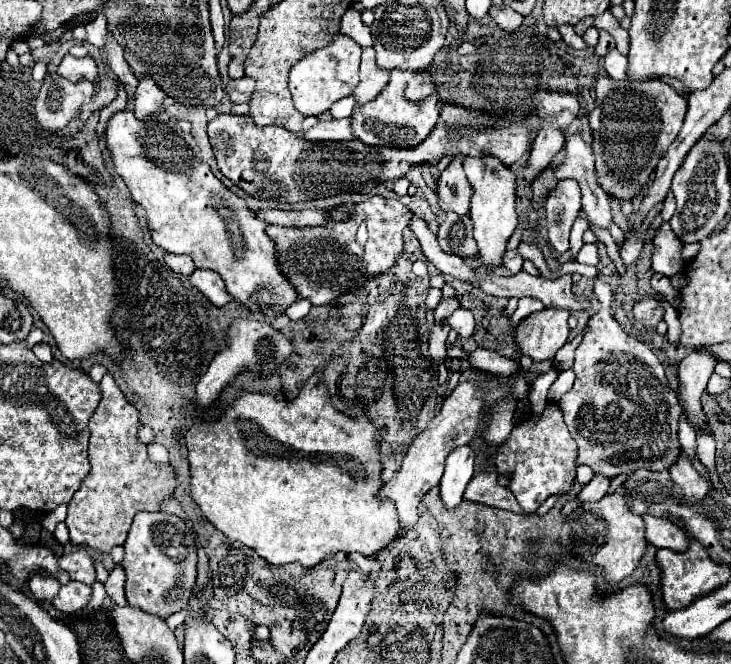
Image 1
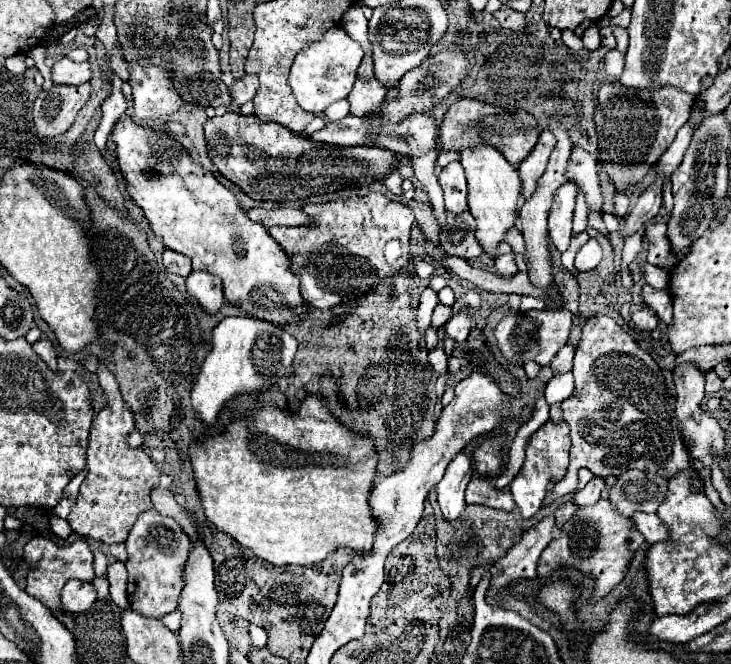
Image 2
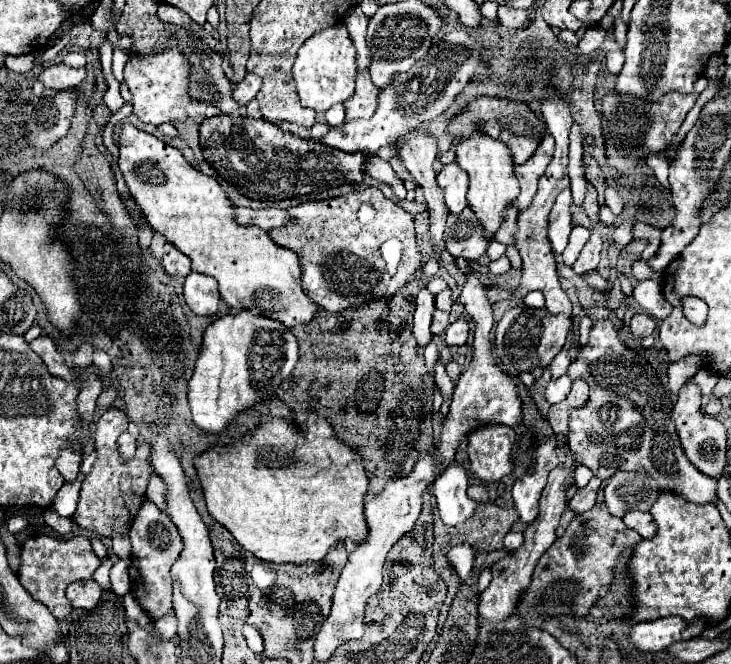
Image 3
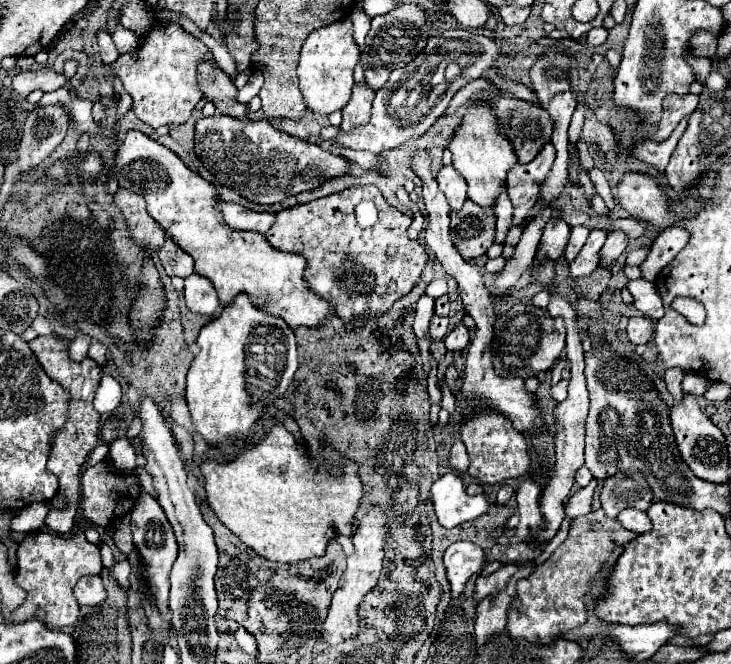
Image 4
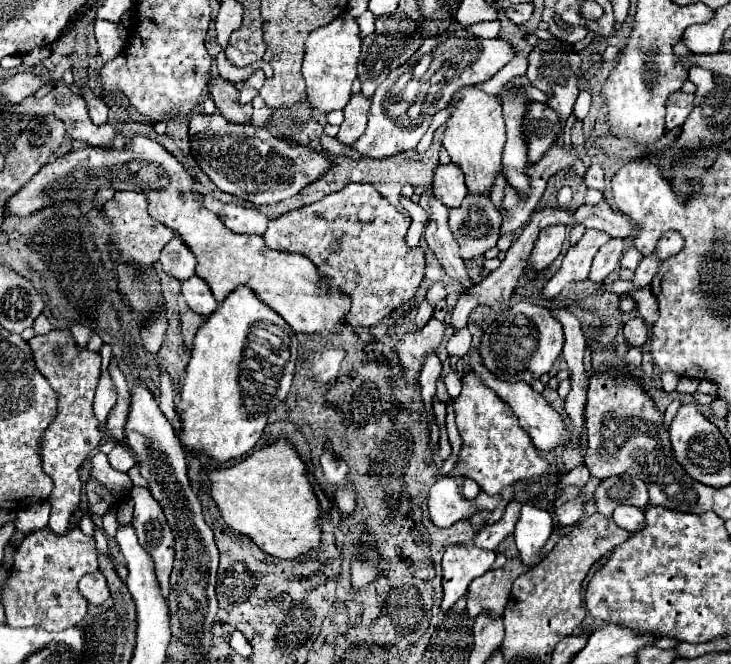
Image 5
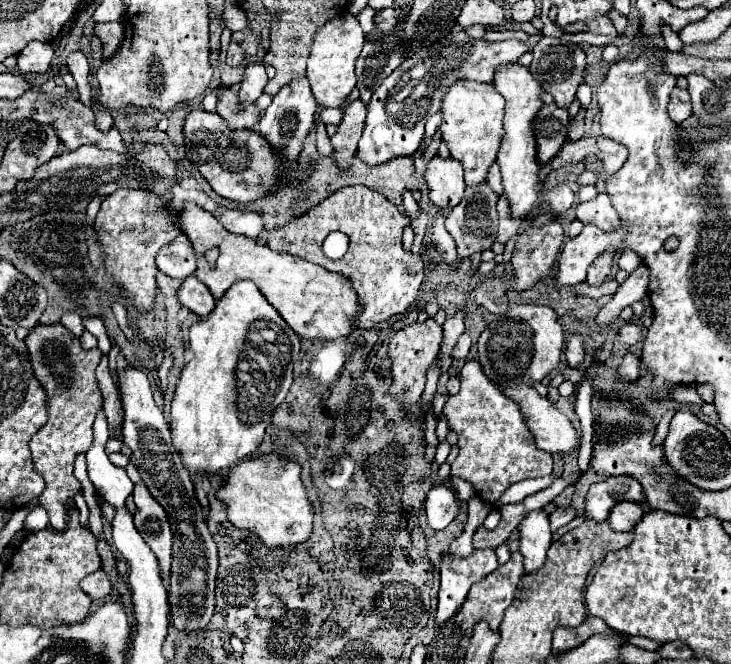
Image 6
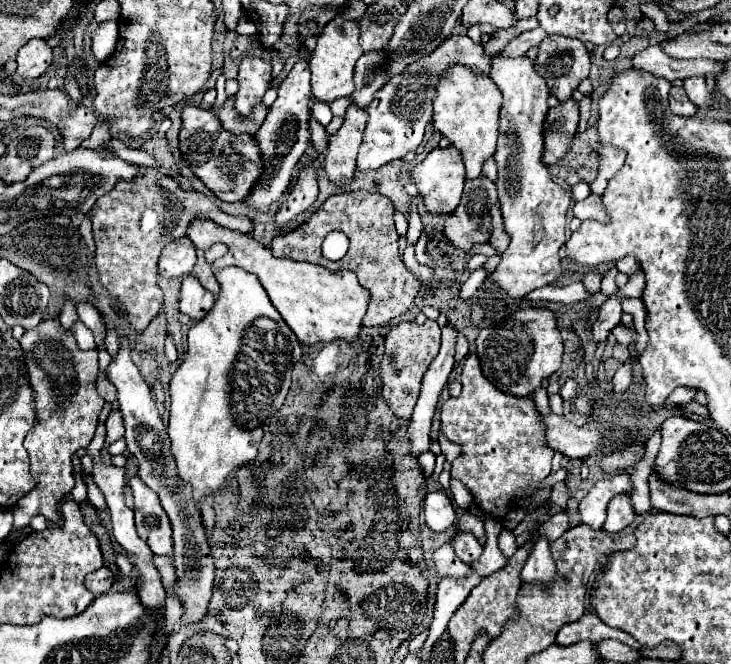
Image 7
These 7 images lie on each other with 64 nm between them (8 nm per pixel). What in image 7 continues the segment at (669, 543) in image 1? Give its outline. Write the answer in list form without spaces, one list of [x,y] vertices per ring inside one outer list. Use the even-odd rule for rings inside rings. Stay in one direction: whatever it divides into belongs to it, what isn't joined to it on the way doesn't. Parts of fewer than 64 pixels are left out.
[[[626,494],[614,496],[608,504],[608,518],[604,522],[604,530],[616,534],[616,532],[624,530],[626,526],[630,526],[634,520],[636,520],[636,516],[634,516],[632,504],[630,504],[630,498]]]

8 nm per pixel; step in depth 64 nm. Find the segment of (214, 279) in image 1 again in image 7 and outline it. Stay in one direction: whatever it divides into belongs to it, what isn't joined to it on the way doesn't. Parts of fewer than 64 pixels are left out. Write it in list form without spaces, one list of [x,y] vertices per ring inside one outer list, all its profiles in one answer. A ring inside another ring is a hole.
[[[186,276],[180,292],[180,312],[192,322],[198,322],[214,306],[214,294],[208,292],[194,276]]]

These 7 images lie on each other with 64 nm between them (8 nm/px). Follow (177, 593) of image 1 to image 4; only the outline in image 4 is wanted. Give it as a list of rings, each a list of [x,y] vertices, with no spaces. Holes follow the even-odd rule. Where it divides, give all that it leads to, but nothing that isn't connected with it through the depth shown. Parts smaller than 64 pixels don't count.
[[[146,490],[140,492],[140,496],[136,498],[136,504],[132,508],[132,540],[136,544],[136,548],[142,554],[142,562],[144,562],[144,576],[148,578],[148,586],[152,588],[152,594],[158,602],[160,612],[168,614],[168,592],[170,592],[170,568],[176,560],[178,554],[178,546],[174,540],[174,532],[170,522],[166,520],[166,514],[162,510],[162,506],[156,502],[156,498],[152,498]]]

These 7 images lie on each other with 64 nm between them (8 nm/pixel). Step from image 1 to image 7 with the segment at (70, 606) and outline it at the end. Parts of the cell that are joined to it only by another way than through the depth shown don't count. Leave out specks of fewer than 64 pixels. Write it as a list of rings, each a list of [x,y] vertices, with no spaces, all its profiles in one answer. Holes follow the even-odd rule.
[[[102,566],[86,576],[86,588],[96,596],[108,592],[112,588],[112,584],[114,584],[114,574],[108,566]]]

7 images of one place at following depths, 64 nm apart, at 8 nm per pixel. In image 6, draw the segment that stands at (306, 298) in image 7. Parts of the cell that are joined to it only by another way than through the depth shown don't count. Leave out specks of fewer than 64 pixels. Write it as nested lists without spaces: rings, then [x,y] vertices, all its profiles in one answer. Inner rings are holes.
[[[186,204],[178,220],[182,232],[194,244],[198,256],[198,268],[194,276],[208,286],[216,300],[232,286],[234,280],[250,278],[258,284],[266,300],[280,312],[286,324],[300,336],[310,340],[334,340],[348,336],[356,326],[356,316],[360,316],[360,300],[352,288],[352,280],[340,274],[332,274],[316,264],[300,260],[290,254],[272,252],[268,246],[258,244],[256,238],[240,236],[228,232],[212,214],[204,212],[196,204]],[[212,246],[220,248],[220,256],[214,268],[204,260],[204,252]]]

